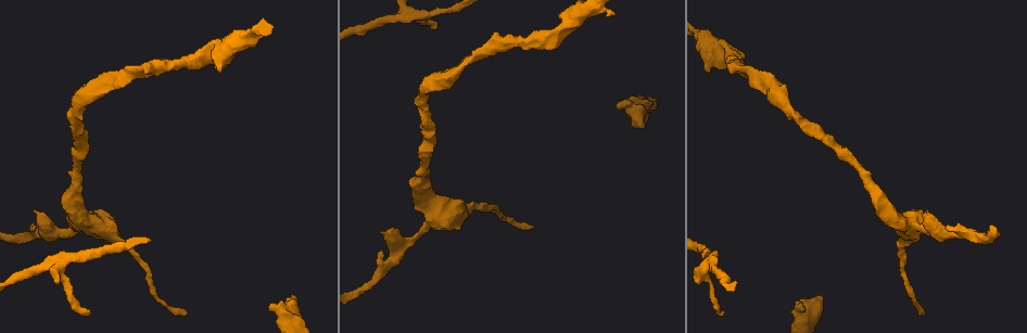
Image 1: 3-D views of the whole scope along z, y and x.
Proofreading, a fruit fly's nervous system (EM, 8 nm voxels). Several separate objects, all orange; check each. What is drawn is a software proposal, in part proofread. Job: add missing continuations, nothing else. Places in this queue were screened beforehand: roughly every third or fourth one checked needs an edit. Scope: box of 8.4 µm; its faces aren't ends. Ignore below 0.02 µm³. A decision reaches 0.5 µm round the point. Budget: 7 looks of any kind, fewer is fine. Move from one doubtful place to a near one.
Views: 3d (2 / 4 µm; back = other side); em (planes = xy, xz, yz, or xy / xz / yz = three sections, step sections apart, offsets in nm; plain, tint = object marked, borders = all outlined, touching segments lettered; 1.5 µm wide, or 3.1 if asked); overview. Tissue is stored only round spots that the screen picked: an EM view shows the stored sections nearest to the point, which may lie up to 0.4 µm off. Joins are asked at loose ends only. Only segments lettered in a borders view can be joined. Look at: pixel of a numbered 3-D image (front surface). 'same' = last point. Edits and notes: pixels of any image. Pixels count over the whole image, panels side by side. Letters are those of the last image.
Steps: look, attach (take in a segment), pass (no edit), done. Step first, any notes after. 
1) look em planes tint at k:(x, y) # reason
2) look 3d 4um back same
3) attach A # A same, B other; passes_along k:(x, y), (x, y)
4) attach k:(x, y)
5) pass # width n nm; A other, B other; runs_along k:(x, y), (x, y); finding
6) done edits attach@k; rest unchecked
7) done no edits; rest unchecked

look em planes borders at 1:(185, 313) # free end

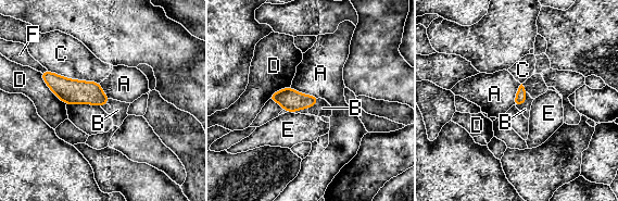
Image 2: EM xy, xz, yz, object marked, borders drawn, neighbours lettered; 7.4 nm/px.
attach B # width 80 nm; A other, B same, C other, D other, E other, F other; it goes on there

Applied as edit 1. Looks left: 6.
look overview # redraw

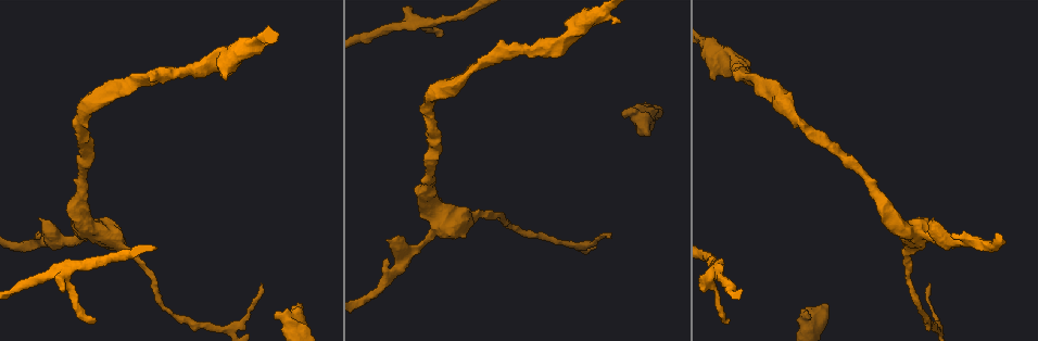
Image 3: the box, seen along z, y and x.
look 3d 4um at 3:(647, 133) # thick end

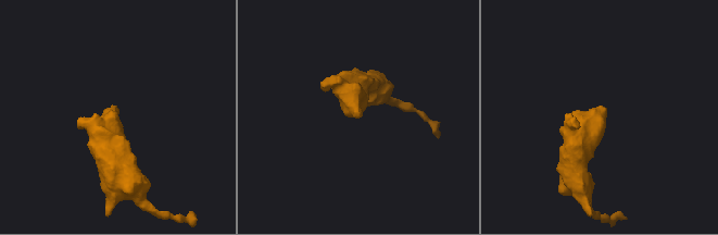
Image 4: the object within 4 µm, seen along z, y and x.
look em planes borders at 4:(115, 106) # shape alone is not enough

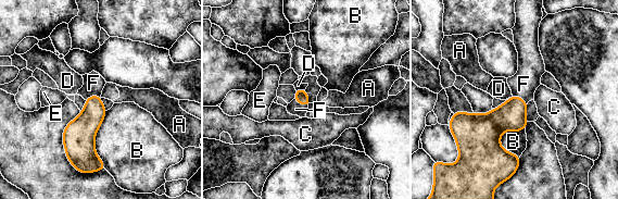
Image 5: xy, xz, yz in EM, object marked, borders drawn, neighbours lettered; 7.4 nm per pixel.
attach F # longest_contact B 440 nm; A other, B other, C other, D other, E other, F same; passes_along 5:(84, 128), (92, 96), (93, 83); it goes on there

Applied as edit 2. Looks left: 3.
look em planes plain at 3:(93, 317) # branch stops here

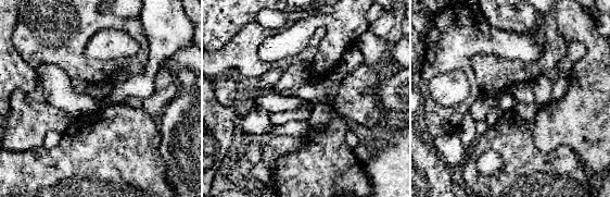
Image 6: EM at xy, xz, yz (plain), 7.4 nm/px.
look em planes borders same

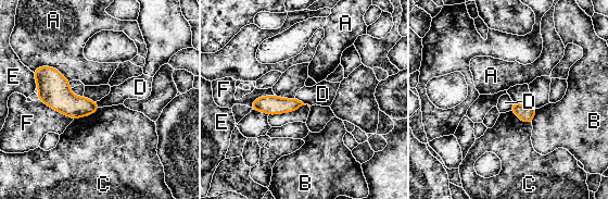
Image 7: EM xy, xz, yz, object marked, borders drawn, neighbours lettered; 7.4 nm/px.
pass # A other, B other, C other, D other, E other, F other; border 7:(295, 97), (305, 104); no lettered segment goes on from it

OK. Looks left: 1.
done edits attach@2, attach@5; rest unchecked

